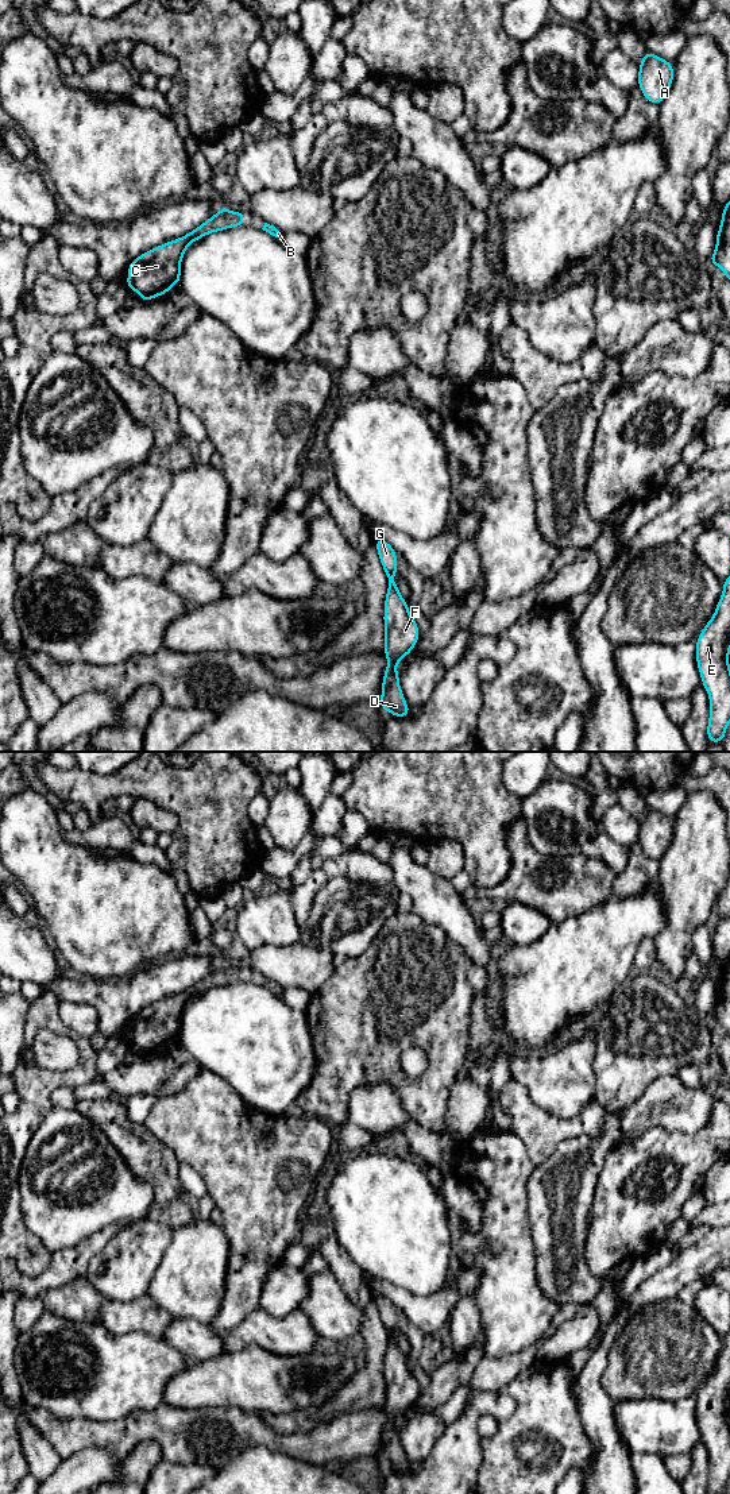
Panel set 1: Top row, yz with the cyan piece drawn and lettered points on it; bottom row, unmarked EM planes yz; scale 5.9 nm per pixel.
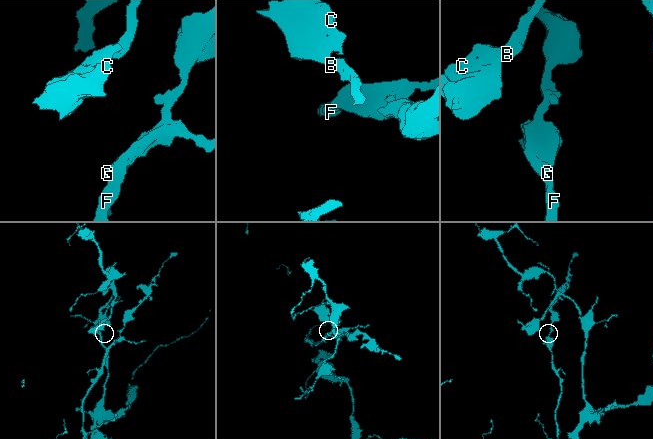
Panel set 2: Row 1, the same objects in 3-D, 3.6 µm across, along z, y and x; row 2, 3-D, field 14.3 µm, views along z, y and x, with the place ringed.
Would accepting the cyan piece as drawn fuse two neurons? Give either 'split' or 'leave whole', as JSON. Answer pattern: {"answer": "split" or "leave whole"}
{"answer": "leave whole"}

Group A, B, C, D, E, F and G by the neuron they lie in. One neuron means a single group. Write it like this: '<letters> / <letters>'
A B C D E F G

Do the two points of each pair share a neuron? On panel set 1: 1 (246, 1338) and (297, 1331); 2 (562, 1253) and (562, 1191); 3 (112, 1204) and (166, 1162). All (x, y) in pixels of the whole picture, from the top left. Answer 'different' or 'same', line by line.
1: same
2: same
3: different

